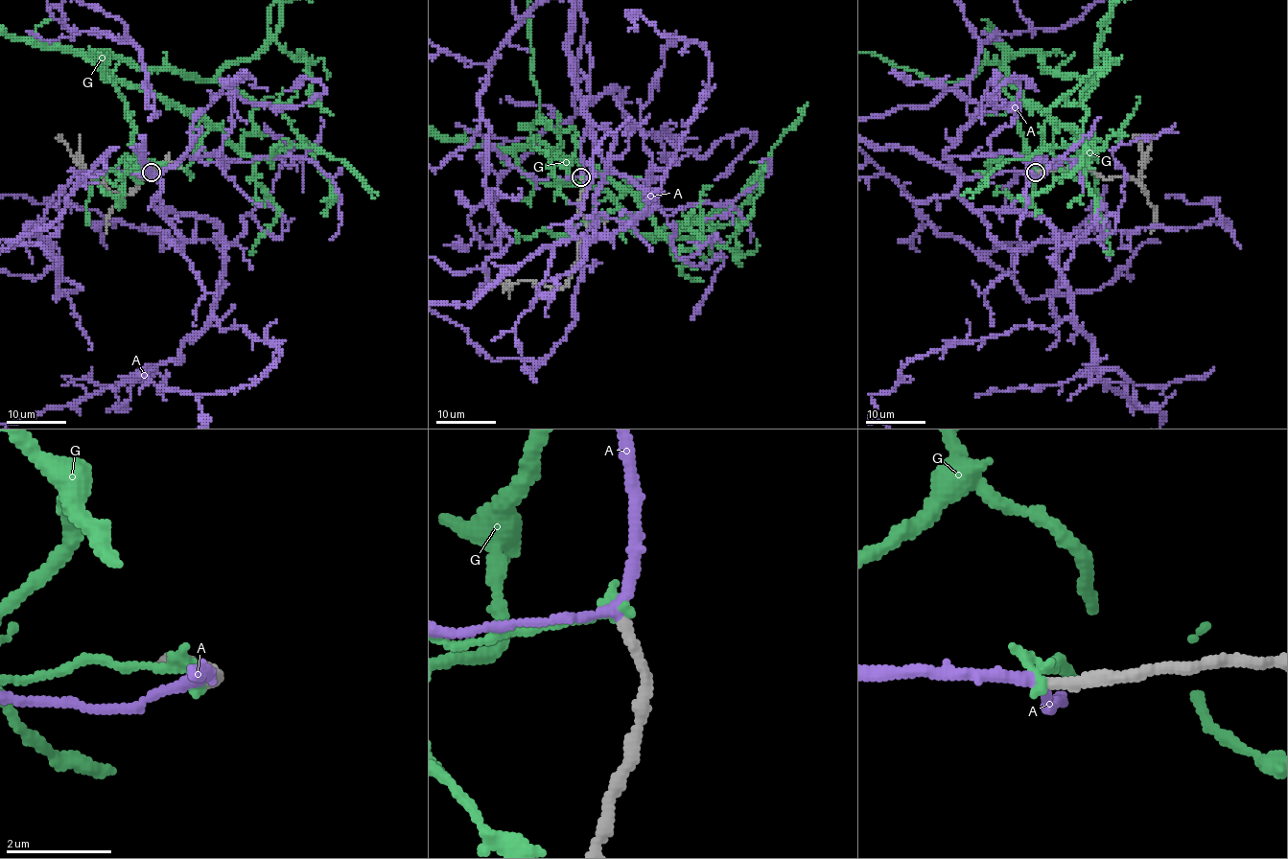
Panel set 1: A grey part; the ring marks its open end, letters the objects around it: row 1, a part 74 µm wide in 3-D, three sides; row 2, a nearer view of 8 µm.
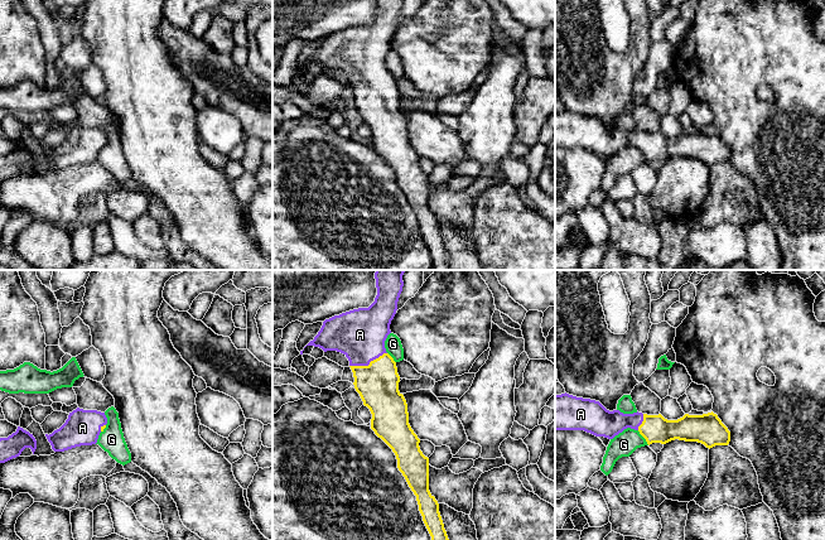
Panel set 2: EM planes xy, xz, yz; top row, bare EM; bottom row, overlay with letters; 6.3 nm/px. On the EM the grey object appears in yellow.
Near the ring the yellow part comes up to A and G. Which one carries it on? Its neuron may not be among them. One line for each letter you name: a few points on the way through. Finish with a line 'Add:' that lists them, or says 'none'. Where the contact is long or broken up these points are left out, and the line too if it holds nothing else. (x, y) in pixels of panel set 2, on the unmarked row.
A: across xz (377, 101), (375, 88), (368, 82), (360, 52)
Add: A

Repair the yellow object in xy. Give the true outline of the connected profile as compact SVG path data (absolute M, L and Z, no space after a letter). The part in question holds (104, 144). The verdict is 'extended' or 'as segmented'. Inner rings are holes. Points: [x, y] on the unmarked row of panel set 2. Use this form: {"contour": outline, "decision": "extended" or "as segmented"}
{"contour": "M77 125L69 130L68 136L59 146L45 154L54 169L64 169L81 163L96 161L106 141L105 130Z", "decision": "extended"}

